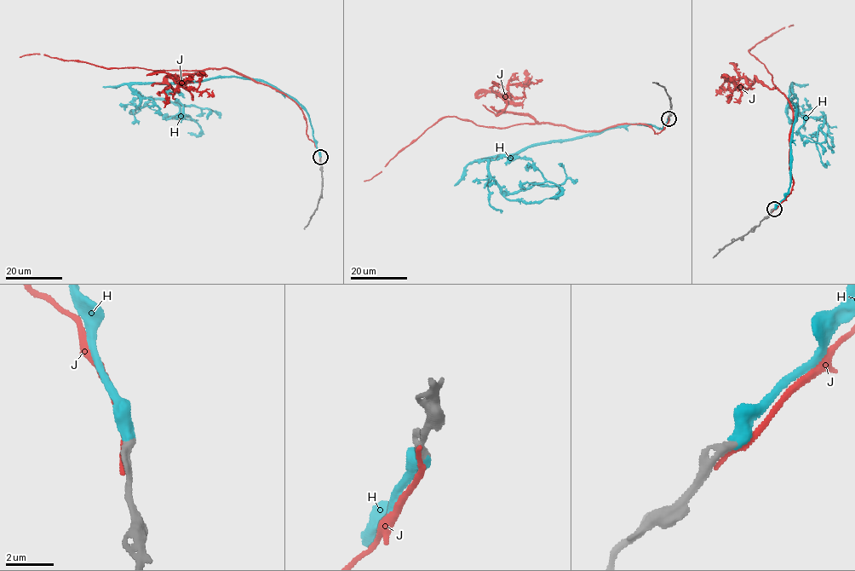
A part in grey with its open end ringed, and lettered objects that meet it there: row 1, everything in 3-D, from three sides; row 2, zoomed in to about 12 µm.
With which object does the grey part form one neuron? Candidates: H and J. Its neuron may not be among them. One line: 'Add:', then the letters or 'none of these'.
Add: H

